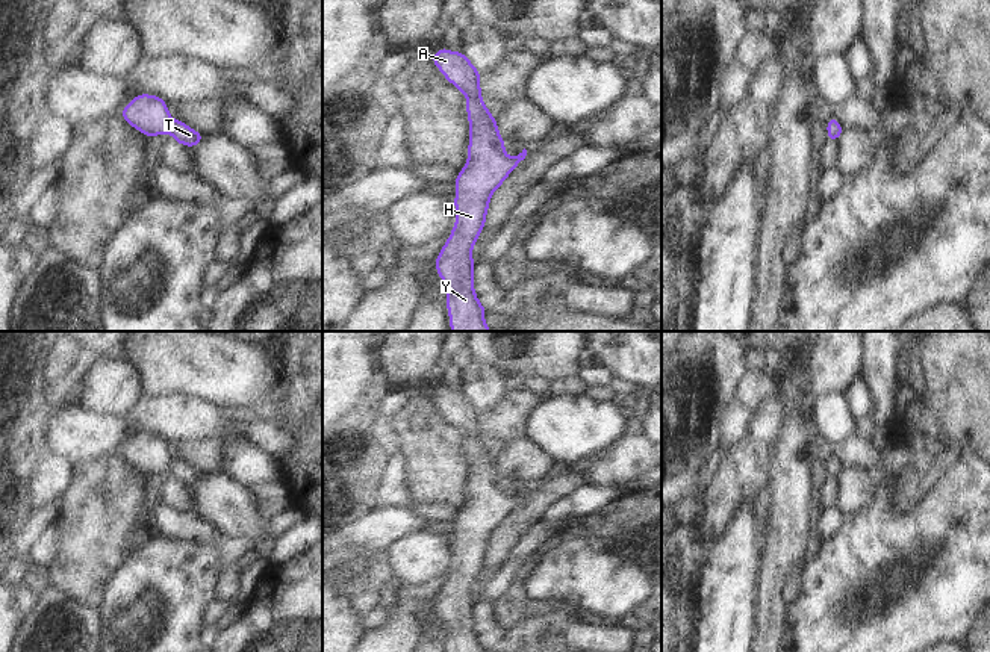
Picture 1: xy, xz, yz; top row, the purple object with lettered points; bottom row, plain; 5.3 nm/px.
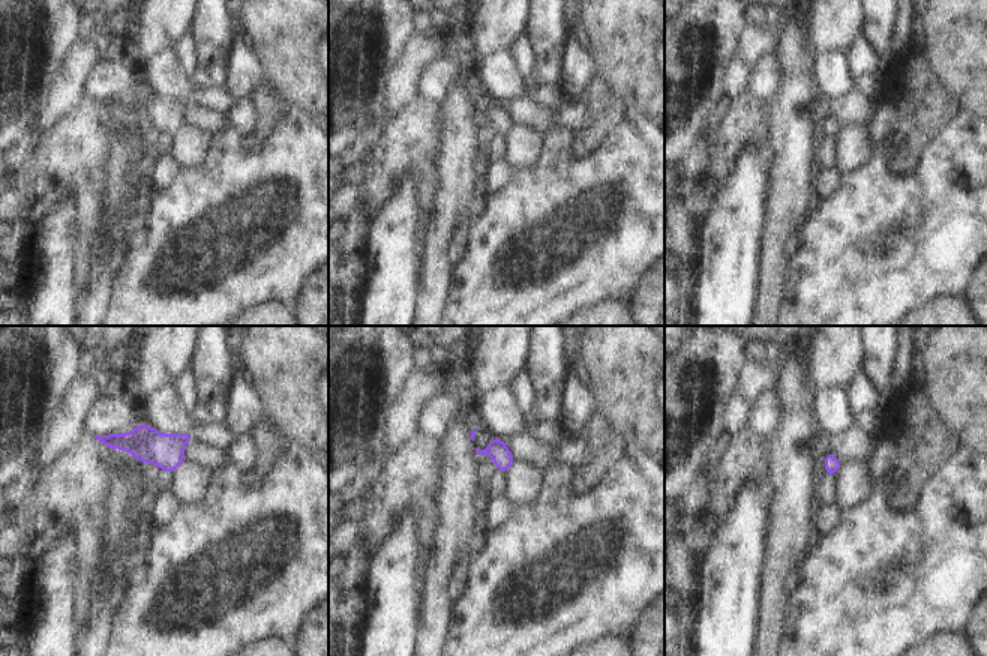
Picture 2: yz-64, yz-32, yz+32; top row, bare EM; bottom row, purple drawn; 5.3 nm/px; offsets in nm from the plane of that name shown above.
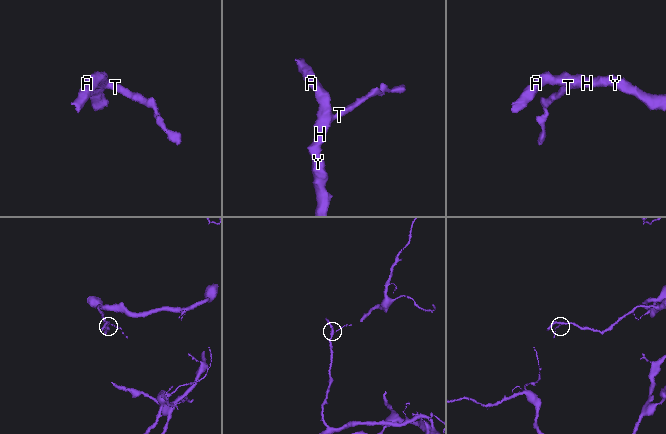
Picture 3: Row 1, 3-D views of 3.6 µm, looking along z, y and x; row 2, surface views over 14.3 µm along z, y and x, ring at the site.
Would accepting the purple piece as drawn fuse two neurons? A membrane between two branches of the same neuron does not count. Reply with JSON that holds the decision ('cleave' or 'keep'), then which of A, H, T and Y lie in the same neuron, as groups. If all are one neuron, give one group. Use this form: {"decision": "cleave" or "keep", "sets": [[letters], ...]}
{"decision": "keep", "sets": [["A", "H", "T", "Y"]]}

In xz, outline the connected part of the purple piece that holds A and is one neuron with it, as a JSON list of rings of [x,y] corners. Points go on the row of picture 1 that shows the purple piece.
[[[441,47],[431,57],[431,62],[442,73],[442,76],[456,86],[466,97],[466,115],[469,123],[468,136],[468,157],[465,166],[459,171],[454,186],[454,209],[456,222],[451,234],[445,241],[442,250],[436,256],[436,272],[444,281],[447,290],[447,312],[450,316],[451,331],[492,331],[486,322],[486,309],[478,301],[474,289],[474,266],[472,250],[478,236],[486,225],[486,216],[489,203],[493,192],[506,182],[510,172],[522,163],[527,156],[524,148],[518,156],[510,157],[506,154],[506,142],[501,138],[501,132],[497,124],[498,120],[489,112],[481,98],[481,74],[474,64],[466,57],[463,51],[451,51]]]

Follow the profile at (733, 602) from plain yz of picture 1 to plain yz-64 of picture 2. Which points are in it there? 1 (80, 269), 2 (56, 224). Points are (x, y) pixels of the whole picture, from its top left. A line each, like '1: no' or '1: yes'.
1: no
2: yes

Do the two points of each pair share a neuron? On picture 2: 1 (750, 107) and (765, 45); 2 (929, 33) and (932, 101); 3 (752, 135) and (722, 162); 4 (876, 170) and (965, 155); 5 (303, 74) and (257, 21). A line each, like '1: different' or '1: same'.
1: different
2: different
3: same
4: same
5: same

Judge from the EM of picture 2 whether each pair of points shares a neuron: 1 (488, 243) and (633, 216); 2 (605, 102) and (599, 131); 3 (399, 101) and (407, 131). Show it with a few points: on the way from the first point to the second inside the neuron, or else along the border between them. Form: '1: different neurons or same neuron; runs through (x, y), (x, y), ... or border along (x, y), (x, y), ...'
1: same neuron; runs through (531, 224), (581, 188), (618, 179)
2: same neuron; runs through (605, 110), (605, 123)
3: different neurons; border along (419, 95), (384, 128)

